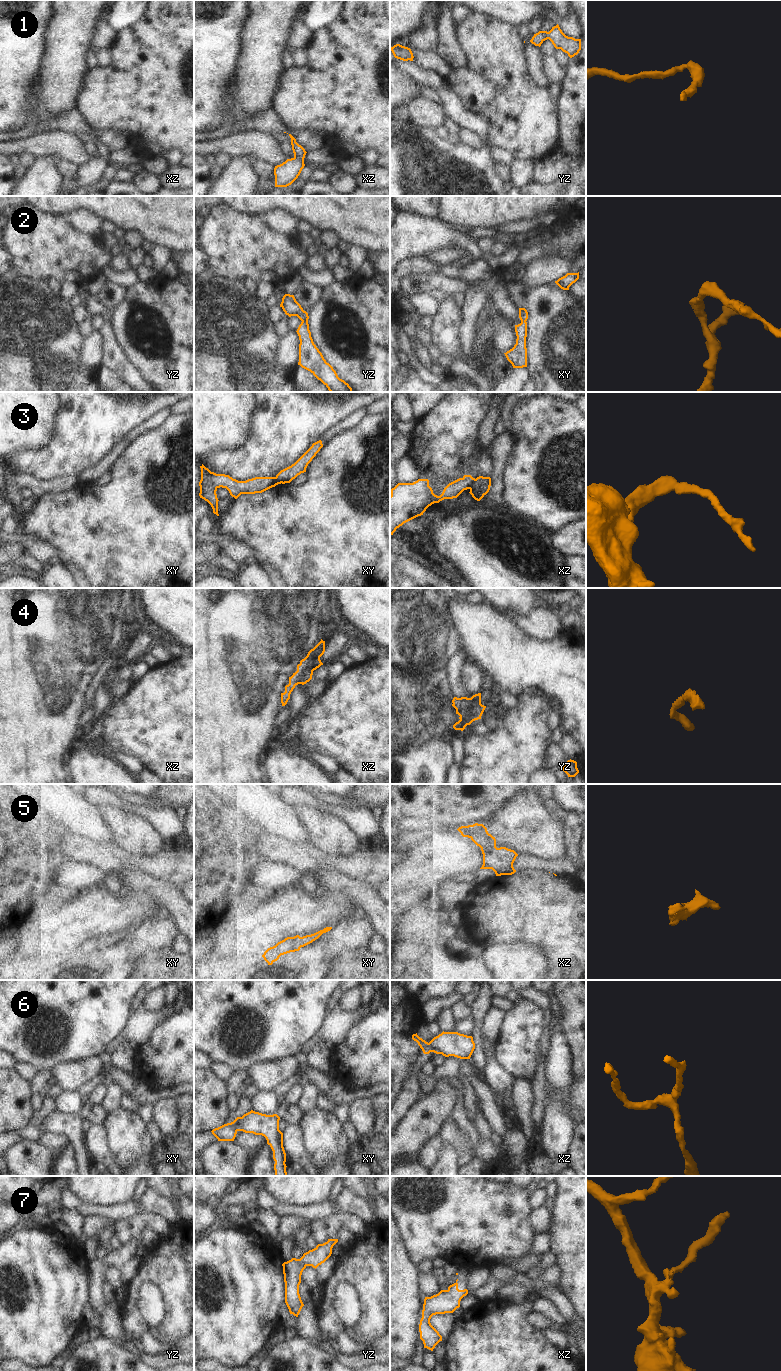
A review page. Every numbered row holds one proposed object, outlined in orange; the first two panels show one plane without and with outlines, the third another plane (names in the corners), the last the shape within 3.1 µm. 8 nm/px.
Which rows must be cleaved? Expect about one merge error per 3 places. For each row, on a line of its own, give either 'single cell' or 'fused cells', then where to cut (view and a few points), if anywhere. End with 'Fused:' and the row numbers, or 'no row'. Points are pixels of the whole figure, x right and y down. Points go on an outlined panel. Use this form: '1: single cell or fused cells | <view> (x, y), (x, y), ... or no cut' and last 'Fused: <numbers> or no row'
1: single cell | no cut
2: single cell | no cut
3: fused cells | xz (475, 479), (469, 488)
4: fused cells | yz (456, 708), (463, 710), (469, 708), (475, 719)
5: single cell | no cut
6: single cell | no cut
7: single cell | no cut
Fused: 3, 4

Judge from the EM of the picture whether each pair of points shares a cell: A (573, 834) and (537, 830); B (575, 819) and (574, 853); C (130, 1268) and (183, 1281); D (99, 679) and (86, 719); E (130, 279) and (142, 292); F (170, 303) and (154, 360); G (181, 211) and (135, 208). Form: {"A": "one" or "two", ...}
{"A": "two", "B": "one", "C": "two", "D": "one", "E": "two", "F": "one", "G": "one"}

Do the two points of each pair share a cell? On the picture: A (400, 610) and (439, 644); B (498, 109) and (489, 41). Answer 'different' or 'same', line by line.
A: same
B: same

